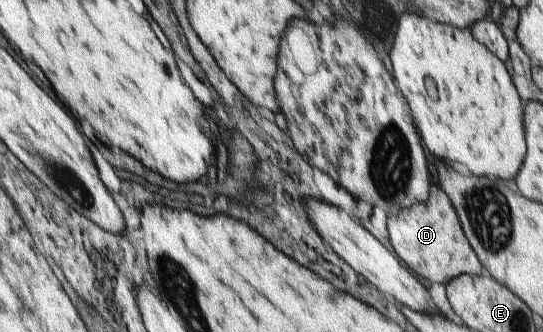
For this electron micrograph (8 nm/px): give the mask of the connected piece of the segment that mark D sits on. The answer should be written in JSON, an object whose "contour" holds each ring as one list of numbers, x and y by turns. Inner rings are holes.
{"contour":[[433,183,425,203,415,203,386,217,386,229,397,257,419,279,445,286,457,275,481,275,485,271,463,232,455,205,438,183]]}

